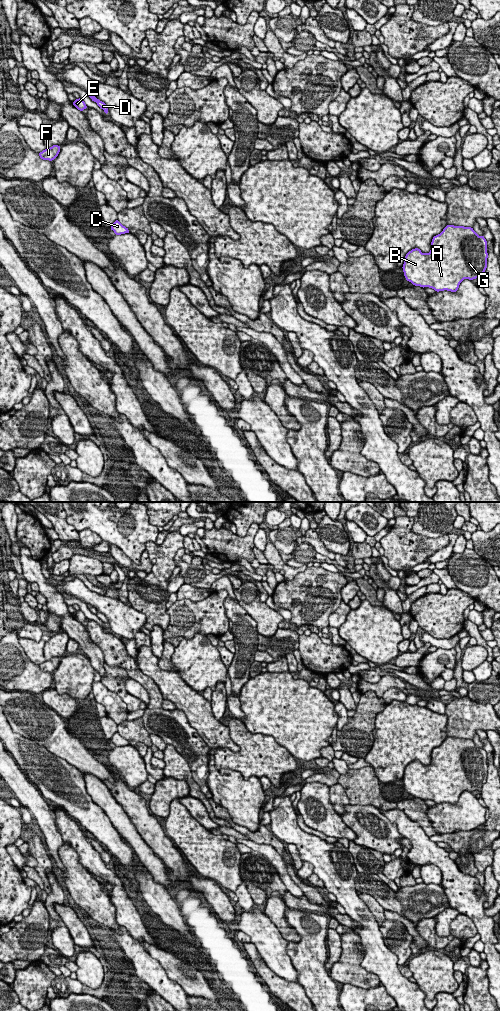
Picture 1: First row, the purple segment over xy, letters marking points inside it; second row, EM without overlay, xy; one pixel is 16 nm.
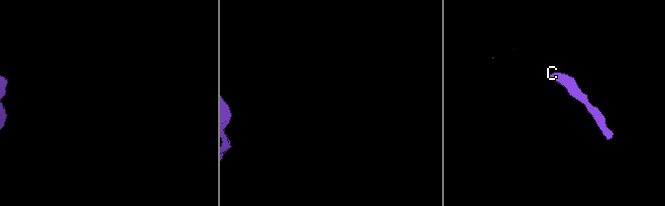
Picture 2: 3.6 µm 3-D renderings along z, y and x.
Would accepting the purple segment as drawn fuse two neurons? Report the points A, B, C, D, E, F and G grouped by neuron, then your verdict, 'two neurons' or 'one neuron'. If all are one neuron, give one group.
A B C E G / D F; two neurons

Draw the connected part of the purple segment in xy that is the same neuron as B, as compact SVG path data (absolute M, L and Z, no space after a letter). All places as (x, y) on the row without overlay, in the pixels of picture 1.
M447 737L440 746L433 749L429 765L422 765L418 760L412 761L406 766L402 780L406 792L415 798L429 799L437 804L456 804L464 791L473 792L482 788L487 780L487 770L487 753L484 748L479 748L471 739Z

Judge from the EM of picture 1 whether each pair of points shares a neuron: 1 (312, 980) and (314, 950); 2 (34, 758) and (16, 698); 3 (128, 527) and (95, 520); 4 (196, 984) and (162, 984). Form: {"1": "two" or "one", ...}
{"1": "one", "2": "two", "3": "one", "4": "two"}

